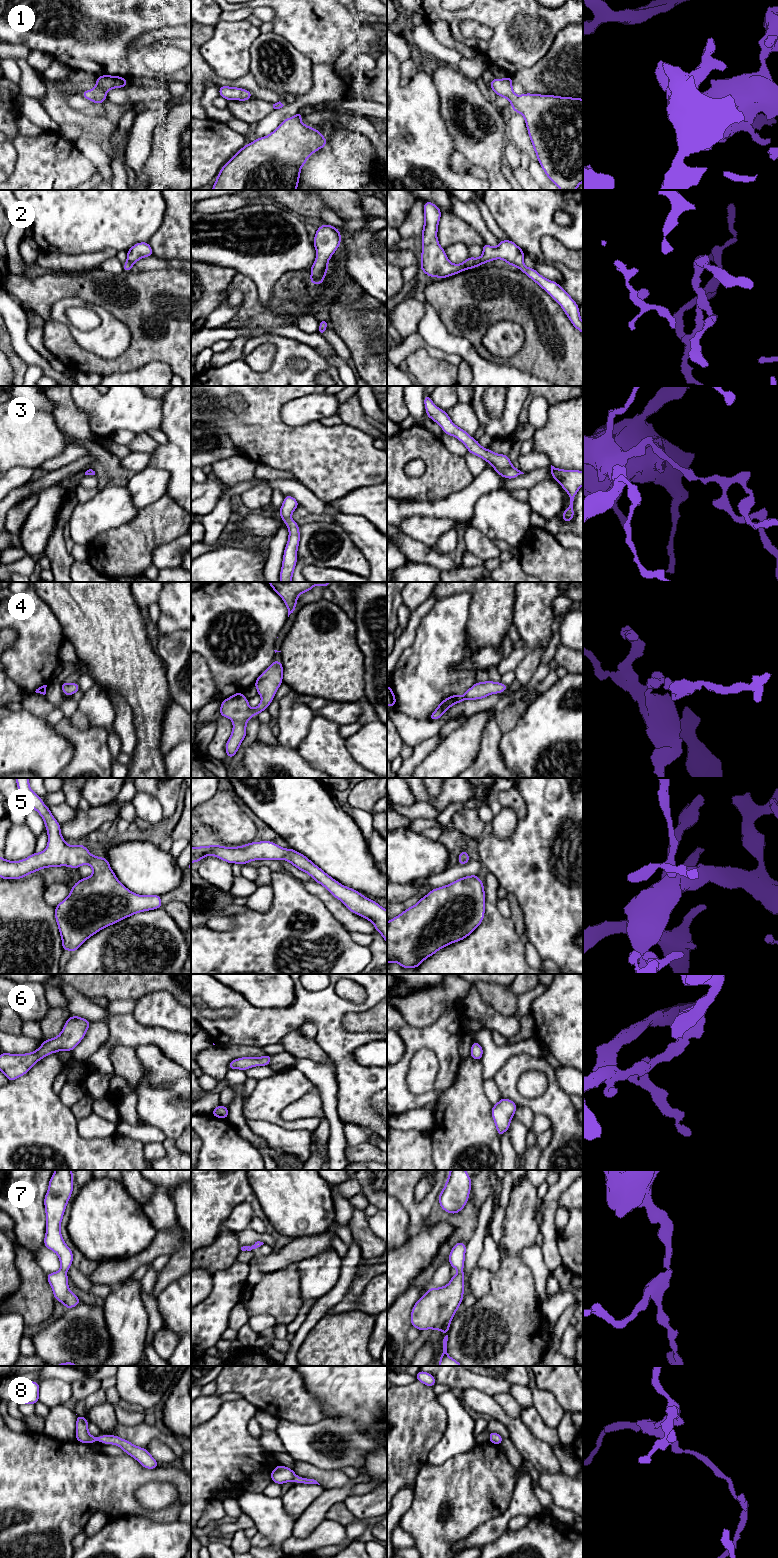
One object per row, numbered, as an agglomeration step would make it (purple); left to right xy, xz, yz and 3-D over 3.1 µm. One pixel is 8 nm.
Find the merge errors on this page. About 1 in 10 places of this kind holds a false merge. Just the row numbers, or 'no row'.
no row

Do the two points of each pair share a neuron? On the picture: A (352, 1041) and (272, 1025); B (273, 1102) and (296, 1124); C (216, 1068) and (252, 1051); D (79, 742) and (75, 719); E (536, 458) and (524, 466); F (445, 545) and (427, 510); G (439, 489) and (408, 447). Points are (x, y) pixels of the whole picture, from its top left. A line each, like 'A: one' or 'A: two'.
A: one
B: one
C: one
D: two
E: one
F: two
G: one

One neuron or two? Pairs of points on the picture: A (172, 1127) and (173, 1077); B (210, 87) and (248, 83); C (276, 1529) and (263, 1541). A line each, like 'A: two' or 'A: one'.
A: one
B: two
C: two

